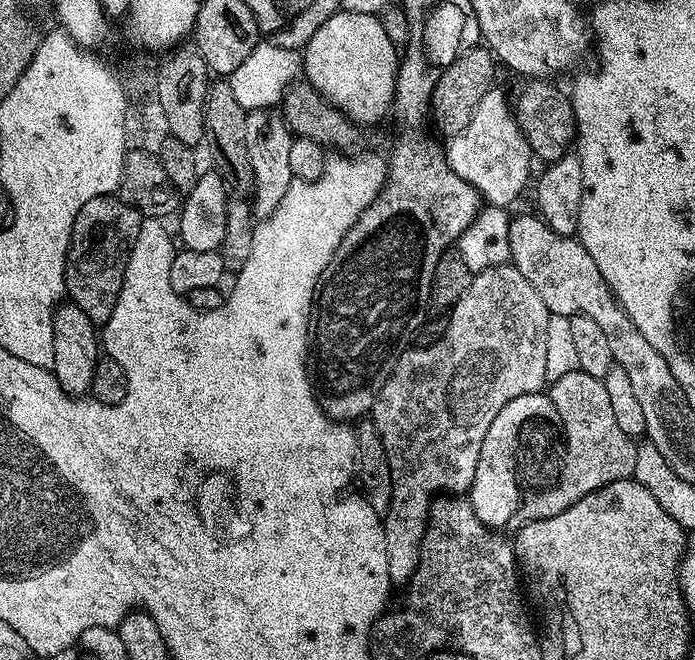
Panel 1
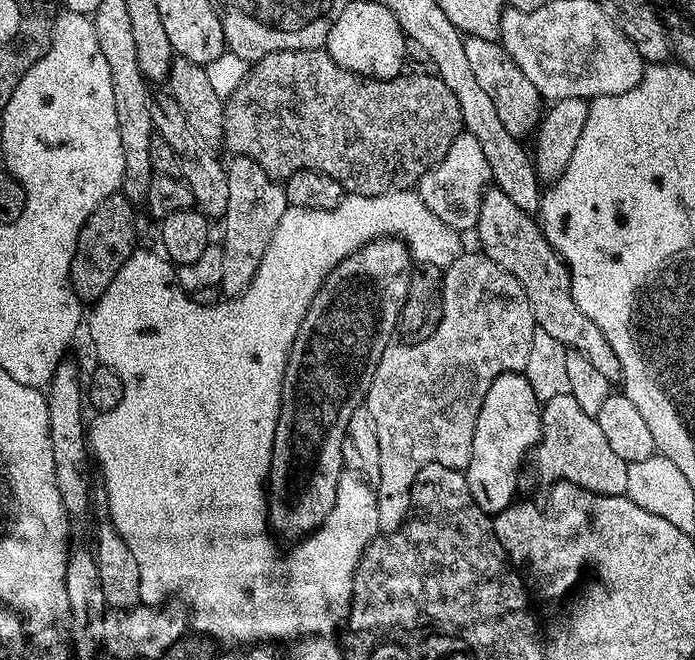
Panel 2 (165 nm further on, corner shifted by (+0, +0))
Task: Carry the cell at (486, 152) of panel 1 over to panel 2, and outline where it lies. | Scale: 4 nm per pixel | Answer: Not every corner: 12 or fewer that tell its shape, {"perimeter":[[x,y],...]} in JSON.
{"perimeter":[[461,134],[420,179],[446,226],[475,229],[492,184],[478,138]]}

